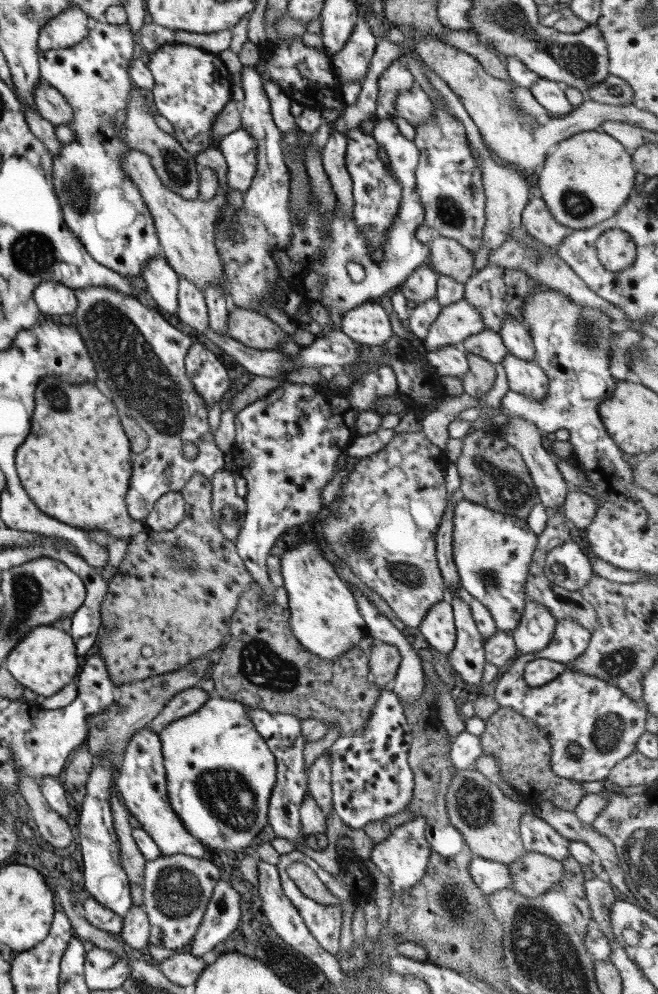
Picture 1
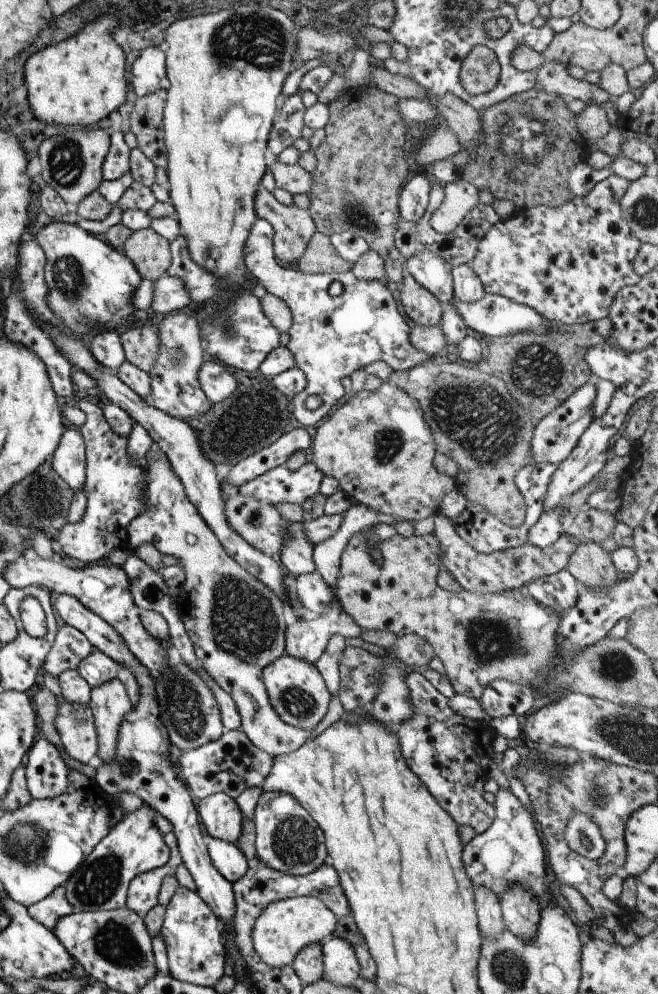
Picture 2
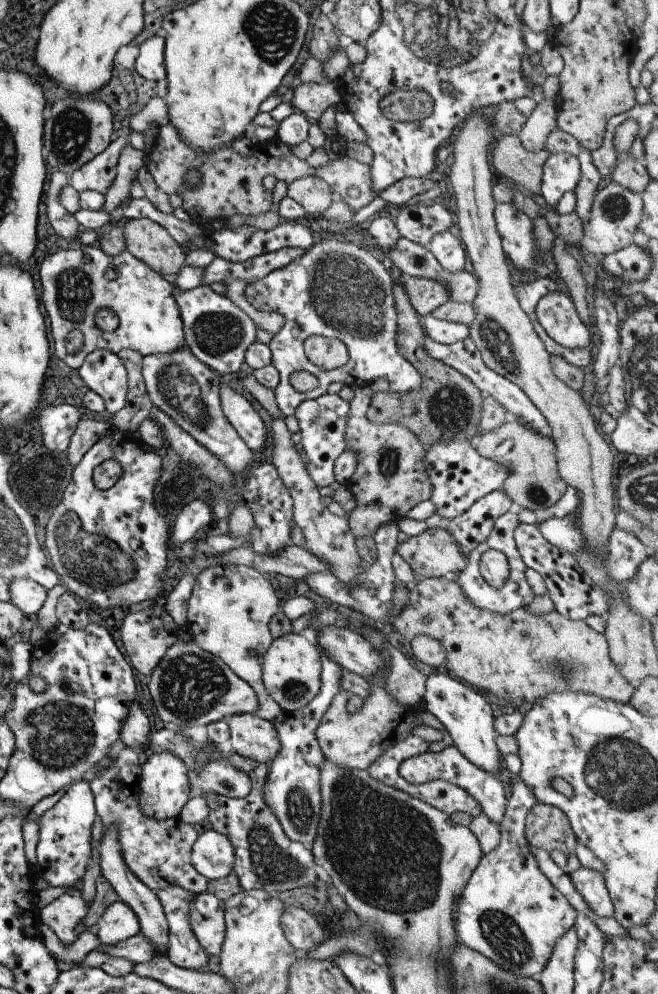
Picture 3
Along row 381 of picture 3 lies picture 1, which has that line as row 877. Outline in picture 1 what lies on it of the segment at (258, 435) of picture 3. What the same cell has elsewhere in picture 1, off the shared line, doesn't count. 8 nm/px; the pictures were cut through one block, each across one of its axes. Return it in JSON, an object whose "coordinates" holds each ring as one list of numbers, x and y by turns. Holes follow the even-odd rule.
{"coordinates":[[225,876,216,880,209,902,206,904,201,923,186,950,197,958,213,956,213,947,225,940,235,926,247,914,239,893,229,884]]}

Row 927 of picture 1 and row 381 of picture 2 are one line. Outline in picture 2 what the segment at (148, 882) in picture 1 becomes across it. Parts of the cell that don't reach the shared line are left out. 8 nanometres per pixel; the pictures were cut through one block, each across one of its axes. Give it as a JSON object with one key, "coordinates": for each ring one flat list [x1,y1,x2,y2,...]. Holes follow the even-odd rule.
{"coordinates":[[184,311,169,313,157,326,159,354,153,368,148,372,149,394,145,400,167,416,181,419,195,418,214,408,197,384,197,370,203,360,199,332,193,316,187,315]]}

